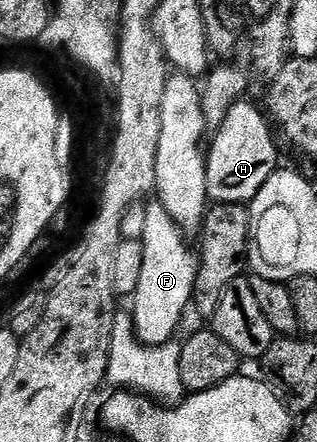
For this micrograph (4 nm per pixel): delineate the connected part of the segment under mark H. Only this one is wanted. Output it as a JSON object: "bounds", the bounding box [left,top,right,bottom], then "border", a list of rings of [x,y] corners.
{"bounds":[205,98,281,205],"border":[[[243,98],[229,109],[225,120],[219,128],[214,129],[212,136],[215,137],[211,140],[211,149],[208,147],[205,152],[207,199],[215,204],[246,205],[258,194],[261,186],[269,182],[269,178],[281,164],[279,152],[275,149],[275,140],[271,137],[272,129],[264,113],[259,113],[248,100]]]}

